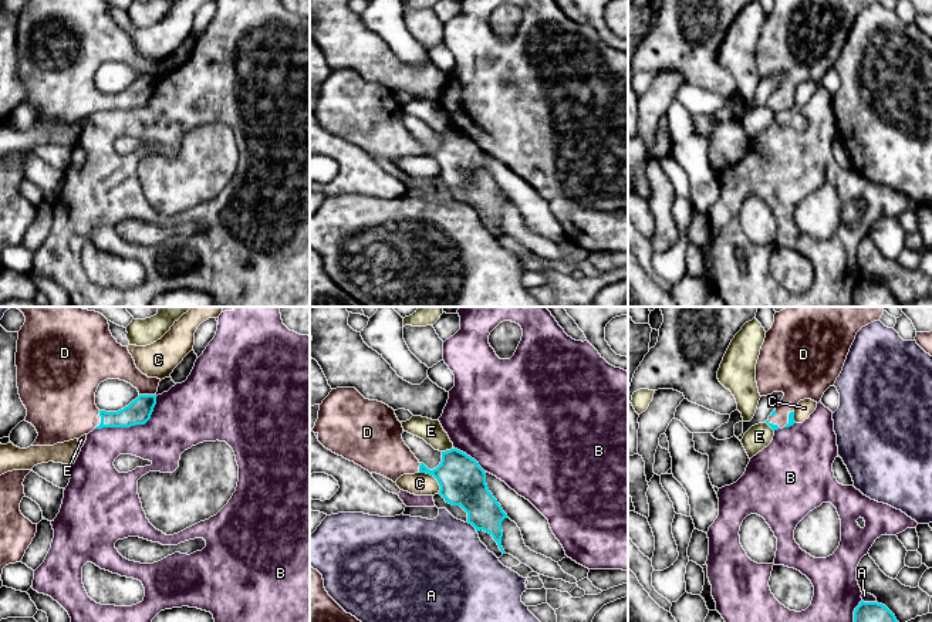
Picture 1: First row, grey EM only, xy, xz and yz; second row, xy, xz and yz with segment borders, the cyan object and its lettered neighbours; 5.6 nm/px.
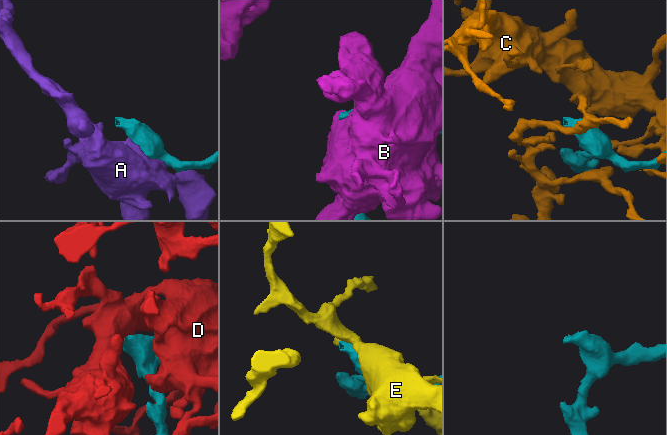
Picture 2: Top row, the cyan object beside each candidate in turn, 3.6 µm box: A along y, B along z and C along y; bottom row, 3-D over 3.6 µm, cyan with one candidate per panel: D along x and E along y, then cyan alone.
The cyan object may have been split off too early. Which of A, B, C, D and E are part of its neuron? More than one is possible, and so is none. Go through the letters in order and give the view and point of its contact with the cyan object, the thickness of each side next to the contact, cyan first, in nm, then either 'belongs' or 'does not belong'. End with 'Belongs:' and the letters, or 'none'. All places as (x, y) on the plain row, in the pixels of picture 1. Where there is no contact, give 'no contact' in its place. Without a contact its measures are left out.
A: contact xz (473, 208); calibres 260 and 460 nm; does not belong
B: contact xy (132, 107); calibres 140 and 300 nm; does not belong
C: contact xz (434, 158); calibres 260 and 130 nm; does not belong
D: contact xy (101, 101); calibres 140 and 380 nm; belongs
E: contact xz (448, 132); calibres 260 and 130 nm; does not belong
Belongs: D

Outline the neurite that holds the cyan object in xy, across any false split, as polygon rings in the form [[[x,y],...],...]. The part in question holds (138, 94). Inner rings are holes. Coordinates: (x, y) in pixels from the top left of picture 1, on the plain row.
[[[26,0],[18,13],[17,34],[17,70],[27,91],[26,104],[31,105],[38,118],[33,128],[54,128],[88,116],[102,109],[131,109],[145,107],[156,87],[156,74],[161,61],[148,60],[135,47],[128,28],[116,24],[109,13],[107,0]],[[119,61],[138,71],[139,78],[118,94],[99,92],[95,87],[95,74],[101,64]]]

